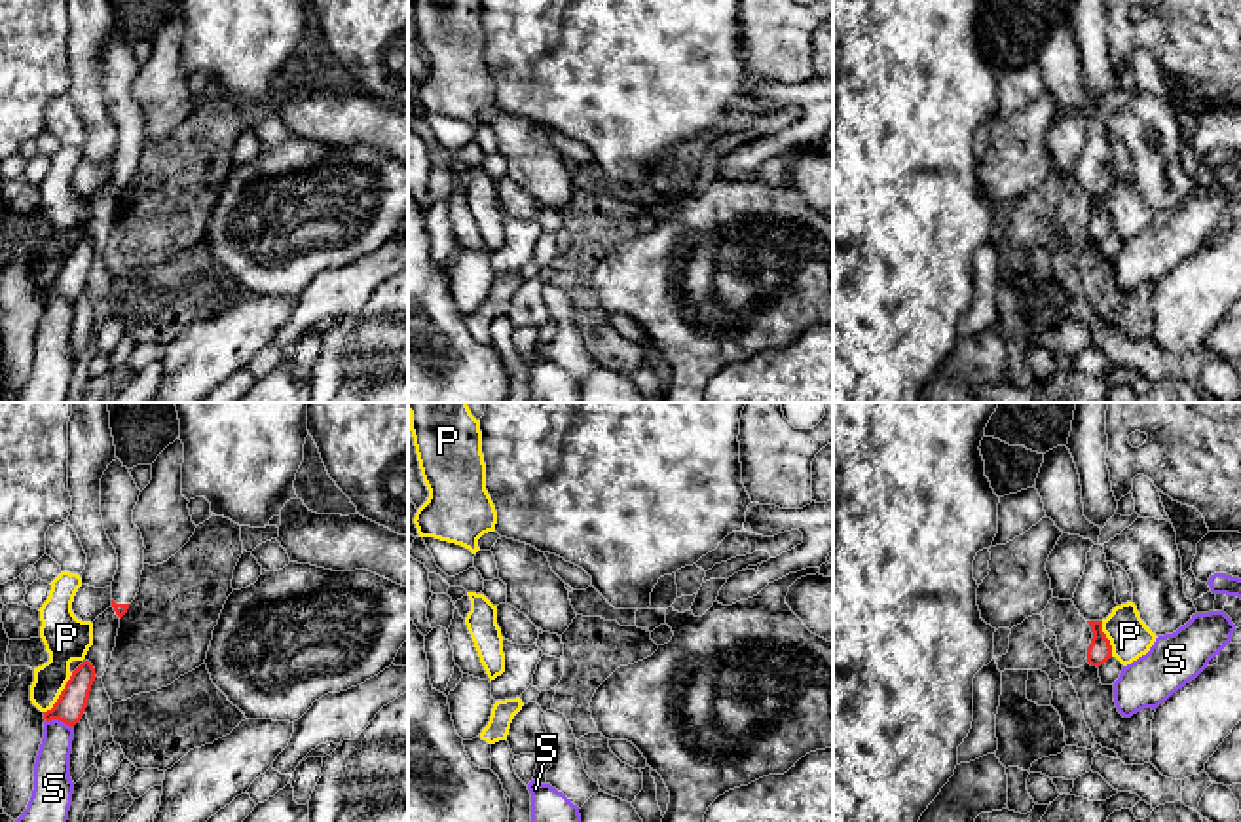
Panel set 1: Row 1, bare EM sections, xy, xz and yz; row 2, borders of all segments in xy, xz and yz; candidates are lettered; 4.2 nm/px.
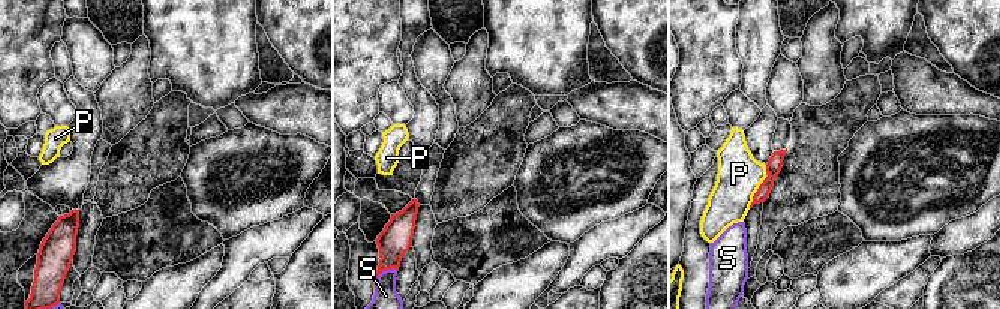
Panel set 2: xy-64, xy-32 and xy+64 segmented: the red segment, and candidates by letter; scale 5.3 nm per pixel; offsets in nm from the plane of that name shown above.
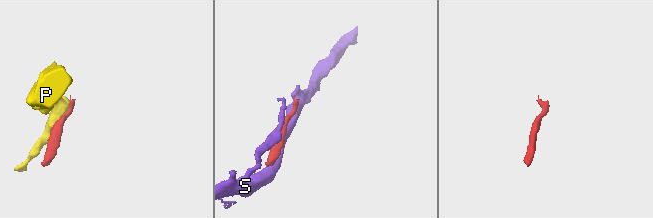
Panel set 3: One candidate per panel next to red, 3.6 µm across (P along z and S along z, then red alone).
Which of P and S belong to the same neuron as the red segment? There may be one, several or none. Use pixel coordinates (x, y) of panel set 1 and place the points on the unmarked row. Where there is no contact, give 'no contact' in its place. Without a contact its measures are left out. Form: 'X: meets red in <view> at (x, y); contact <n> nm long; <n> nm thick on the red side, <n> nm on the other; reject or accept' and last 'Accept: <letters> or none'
P: meets red in xy at (61, 268); contact 220 nm long; 130 nm thick on the red side, 200 nm on the other; reject
S: meets red in xy at (59, 295); contact 120 nm long; 130 nm thick on the red side, 160 nm on the other; reject
Accept: none

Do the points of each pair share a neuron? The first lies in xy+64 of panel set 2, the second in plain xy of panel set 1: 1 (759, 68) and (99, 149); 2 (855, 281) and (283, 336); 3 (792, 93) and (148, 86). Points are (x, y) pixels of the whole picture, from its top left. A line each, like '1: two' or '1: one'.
1: one
2: two
3: two

